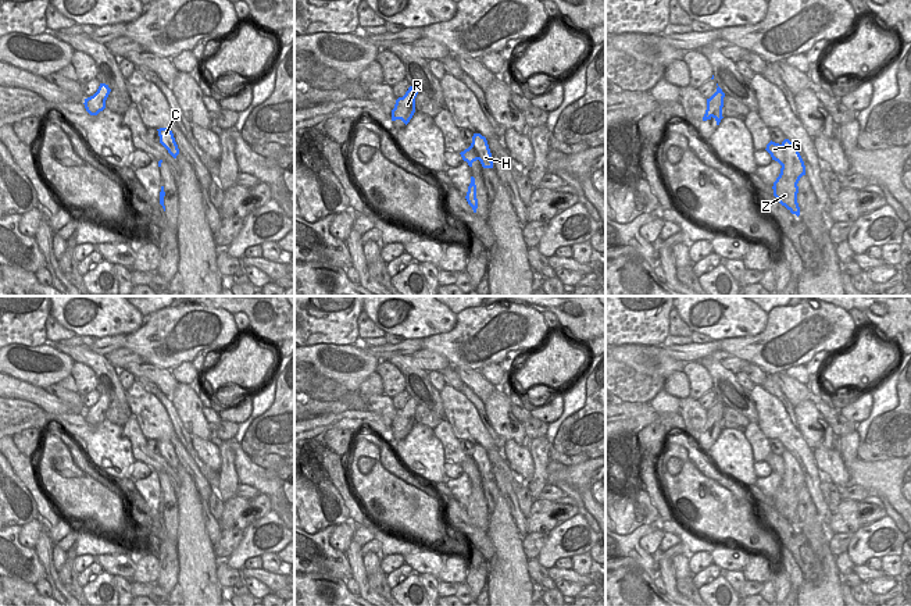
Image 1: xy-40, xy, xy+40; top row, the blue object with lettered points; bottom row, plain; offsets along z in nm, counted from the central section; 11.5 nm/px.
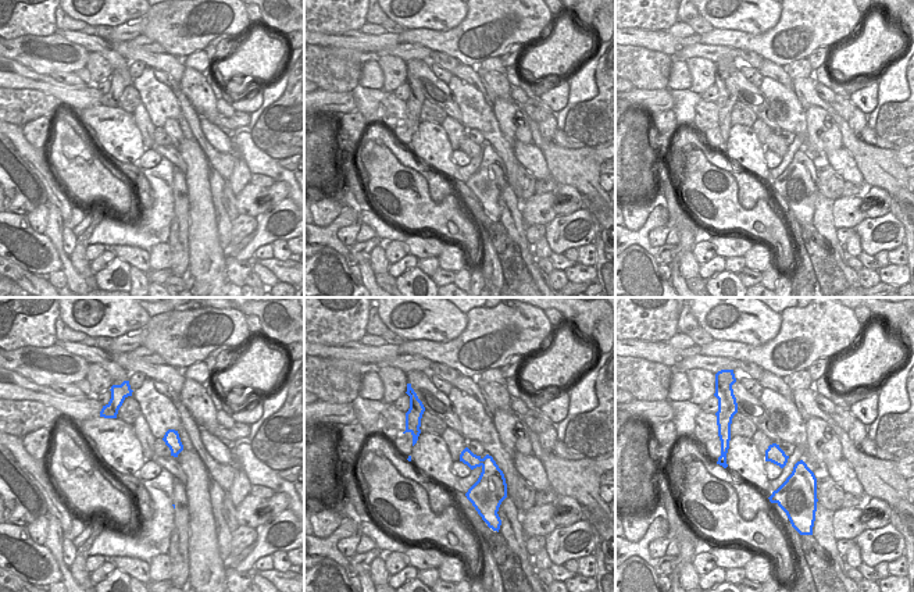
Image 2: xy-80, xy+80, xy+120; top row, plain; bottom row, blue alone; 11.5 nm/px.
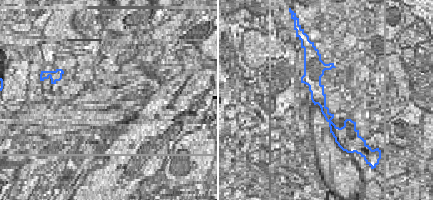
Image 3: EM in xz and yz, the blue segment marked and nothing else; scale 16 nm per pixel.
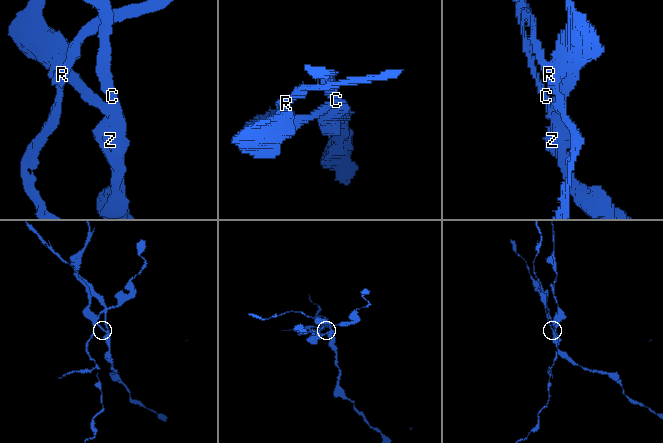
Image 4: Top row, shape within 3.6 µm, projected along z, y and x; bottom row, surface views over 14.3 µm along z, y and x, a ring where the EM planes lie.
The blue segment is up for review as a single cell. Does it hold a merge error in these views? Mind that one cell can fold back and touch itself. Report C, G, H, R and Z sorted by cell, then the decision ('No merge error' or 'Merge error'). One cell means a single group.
Groups: C H Z / G R. Merge error

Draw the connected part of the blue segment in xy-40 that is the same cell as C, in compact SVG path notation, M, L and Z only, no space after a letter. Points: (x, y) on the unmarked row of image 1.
M160 439L158 448L160 448L160 454L168 461L168 464L176 470L179 466L178 456L175 453L174 445L169 439Z

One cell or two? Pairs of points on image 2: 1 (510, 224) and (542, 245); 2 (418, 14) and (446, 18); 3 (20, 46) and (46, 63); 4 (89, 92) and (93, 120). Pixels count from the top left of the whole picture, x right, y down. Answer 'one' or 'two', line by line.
1: two
2: one
3: one
4: two

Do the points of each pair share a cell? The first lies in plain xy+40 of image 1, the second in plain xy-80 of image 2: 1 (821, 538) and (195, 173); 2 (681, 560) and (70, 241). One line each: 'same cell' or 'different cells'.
1: same cell
2: same cell

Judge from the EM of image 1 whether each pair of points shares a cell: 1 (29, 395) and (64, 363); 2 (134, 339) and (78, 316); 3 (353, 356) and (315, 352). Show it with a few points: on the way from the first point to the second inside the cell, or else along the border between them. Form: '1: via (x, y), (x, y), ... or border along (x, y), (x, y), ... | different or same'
1: border along (14, 377), (45, 389) | different
2: border along (145, 317), (145, 321), (127, 335) | different
3: via (343, 356), (325, 356) | same

